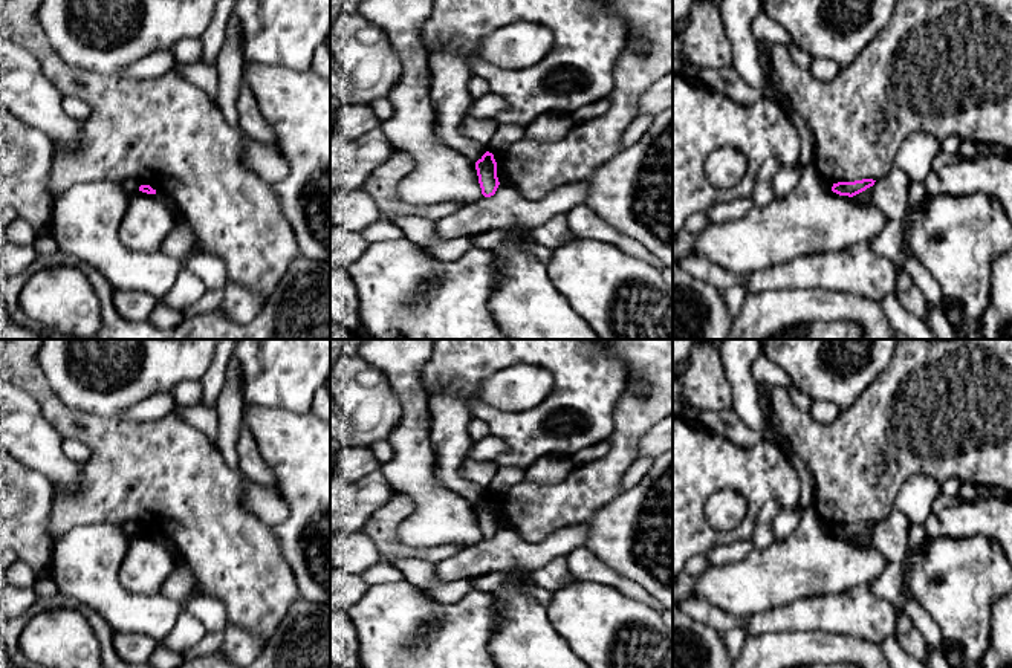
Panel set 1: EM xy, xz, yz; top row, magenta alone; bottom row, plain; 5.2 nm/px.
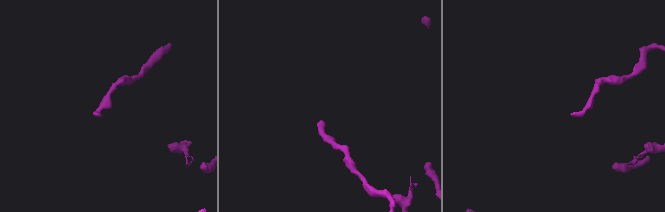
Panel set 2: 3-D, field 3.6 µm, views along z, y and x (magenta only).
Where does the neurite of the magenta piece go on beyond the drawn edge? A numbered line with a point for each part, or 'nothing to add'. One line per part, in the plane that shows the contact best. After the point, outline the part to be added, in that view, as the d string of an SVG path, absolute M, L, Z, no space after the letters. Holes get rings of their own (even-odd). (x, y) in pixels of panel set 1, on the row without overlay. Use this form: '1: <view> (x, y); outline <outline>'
nothing to add

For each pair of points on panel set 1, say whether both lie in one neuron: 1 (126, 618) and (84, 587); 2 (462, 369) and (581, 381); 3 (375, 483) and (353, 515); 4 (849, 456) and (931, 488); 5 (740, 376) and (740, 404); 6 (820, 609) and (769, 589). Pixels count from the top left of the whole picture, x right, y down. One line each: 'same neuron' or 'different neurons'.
1: same neuron
2: same neuron
3: same neuron
4: different neurons
5: same neuron
6: different neurons

